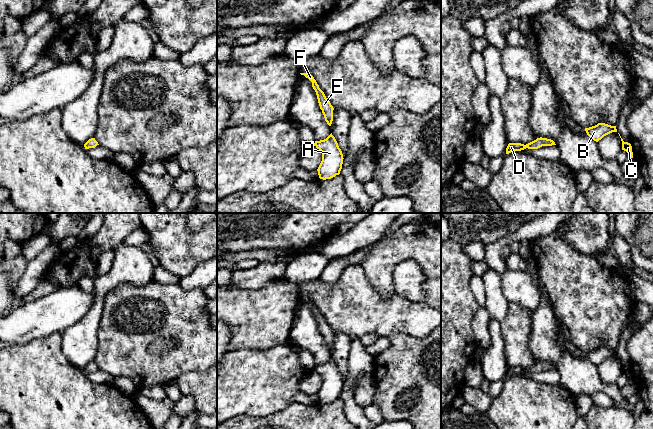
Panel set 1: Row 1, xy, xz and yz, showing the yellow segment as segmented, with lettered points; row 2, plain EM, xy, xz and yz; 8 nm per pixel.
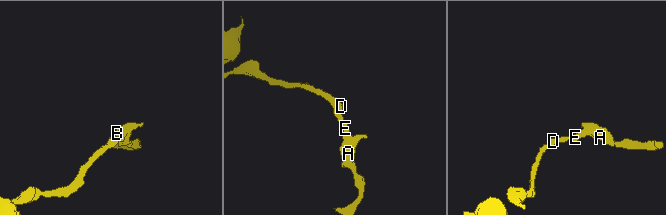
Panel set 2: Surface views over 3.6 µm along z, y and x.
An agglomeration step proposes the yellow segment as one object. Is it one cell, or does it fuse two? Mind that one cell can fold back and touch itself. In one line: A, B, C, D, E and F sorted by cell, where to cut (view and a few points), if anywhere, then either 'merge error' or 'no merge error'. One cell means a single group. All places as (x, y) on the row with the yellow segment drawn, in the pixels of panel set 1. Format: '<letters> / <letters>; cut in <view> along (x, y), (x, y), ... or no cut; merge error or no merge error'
A B C D E F; no cut; no merge error

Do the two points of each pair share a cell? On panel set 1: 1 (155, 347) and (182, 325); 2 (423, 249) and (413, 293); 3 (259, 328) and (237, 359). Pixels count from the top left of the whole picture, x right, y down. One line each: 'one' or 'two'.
1: two
2: two
3: two

